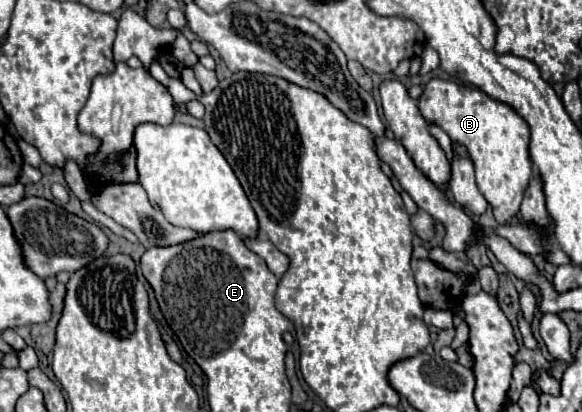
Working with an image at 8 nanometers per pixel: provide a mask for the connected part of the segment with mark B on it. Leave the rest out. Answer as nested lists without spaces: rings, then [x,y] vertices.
[[[431,79],[425,85],[417,107],[427,123],[439,125],[453,143],[467,149],[475,167],[477,187],[481,195],[493,207],[493,217],[497,219],[497,223],[507,223],[519,211],[521,199],[533,175],[533,165],[527,153],[527,123],[509,105],[487,97],[481,89],[445,79]]]

